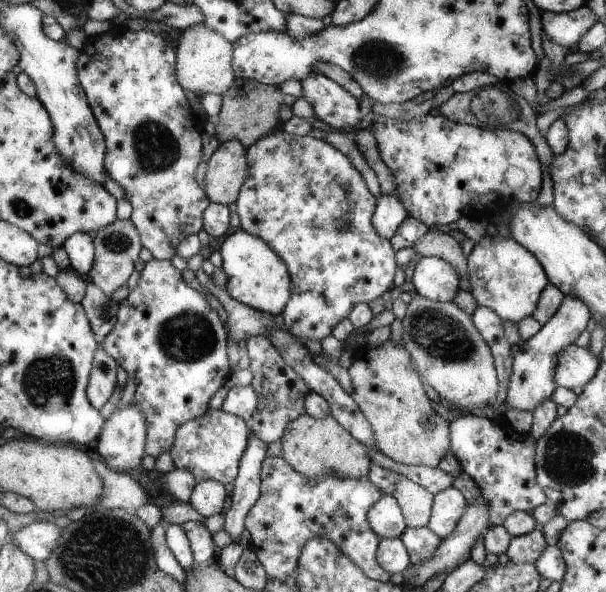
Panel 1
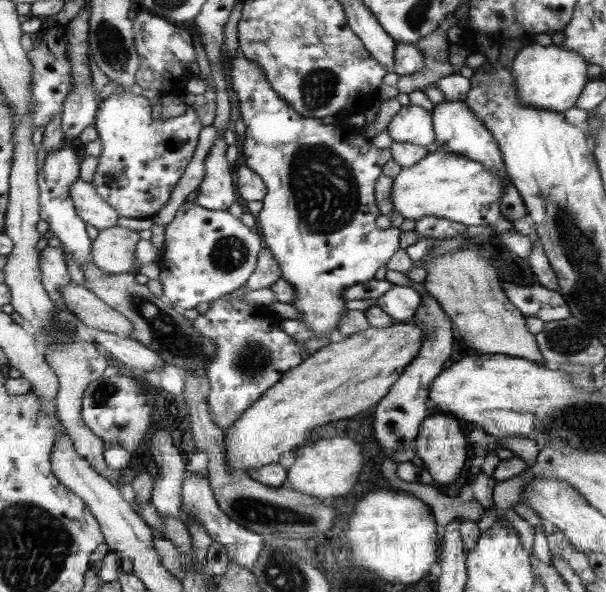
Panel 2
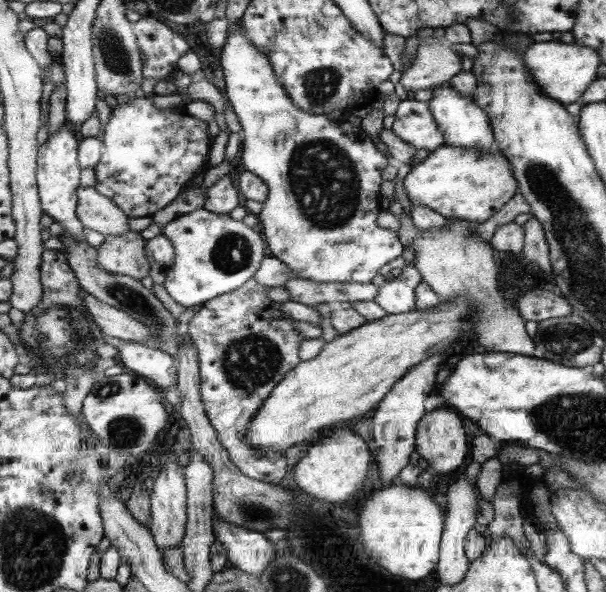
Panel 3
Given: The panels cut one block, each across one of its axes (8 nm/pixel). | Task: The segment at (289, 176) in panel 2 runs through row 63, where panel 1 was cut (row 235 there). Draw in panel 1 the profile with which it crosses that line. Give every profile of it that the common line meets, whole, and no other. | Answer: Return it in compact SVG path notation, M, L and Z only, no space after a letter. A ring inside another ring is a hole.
M236 231L224 240L219 252L223 261L221 270L228 278L227 292L231 298L271 316L283 312L291 298L290 272L266 242L247 231Z

